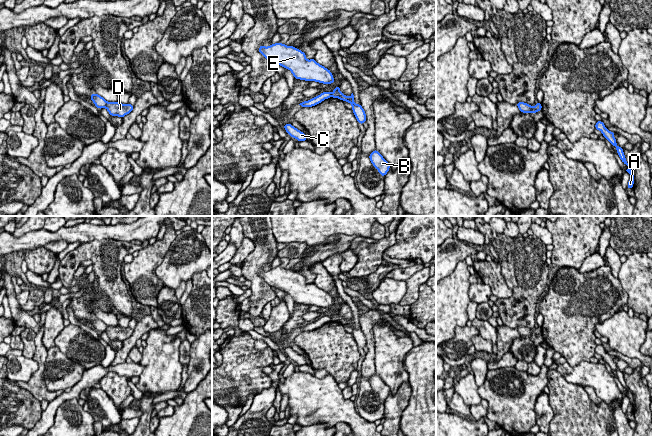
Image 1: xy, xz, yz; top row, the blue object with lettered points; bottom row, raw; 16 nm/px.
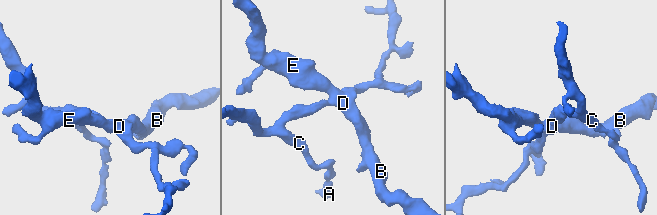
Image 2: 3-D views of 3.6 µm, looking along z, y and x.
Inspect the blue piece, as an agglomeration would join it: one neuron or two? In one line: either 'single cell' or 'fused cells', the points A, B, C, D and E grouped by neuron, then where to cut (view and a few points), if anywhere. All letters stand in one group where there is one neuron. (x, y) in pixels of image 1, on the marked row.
fused cells | A C / B D E | xy (108, 102), (105, 107)

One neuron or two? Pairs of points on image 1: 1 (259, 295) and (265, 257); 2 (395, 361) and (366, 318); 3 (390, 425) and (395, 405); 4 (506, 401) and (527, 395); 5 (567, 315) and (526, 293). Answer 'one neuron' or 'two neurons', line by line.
1: one neuron
2: two neurons
3: one neuron
4: one neuron
5: two neurons

